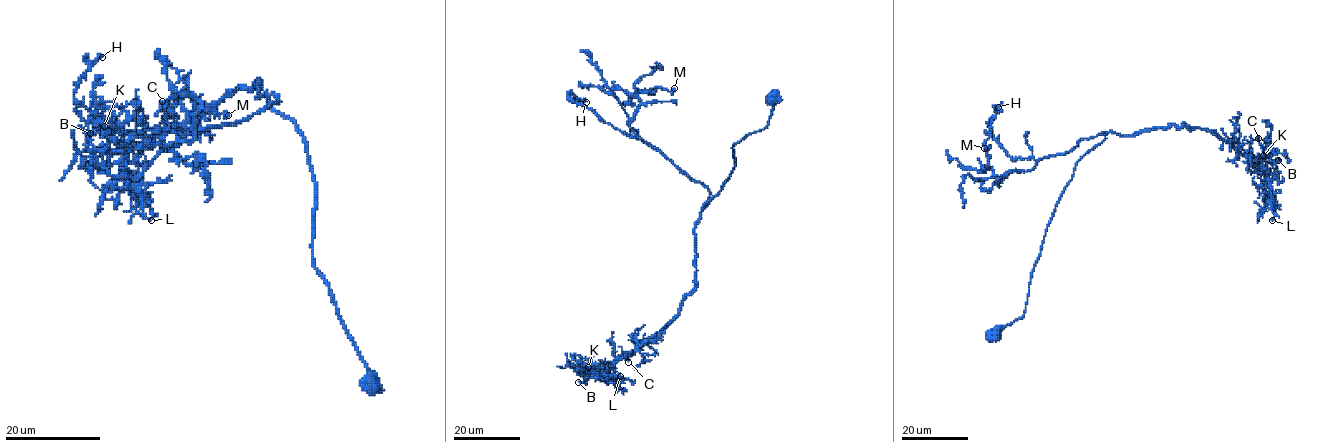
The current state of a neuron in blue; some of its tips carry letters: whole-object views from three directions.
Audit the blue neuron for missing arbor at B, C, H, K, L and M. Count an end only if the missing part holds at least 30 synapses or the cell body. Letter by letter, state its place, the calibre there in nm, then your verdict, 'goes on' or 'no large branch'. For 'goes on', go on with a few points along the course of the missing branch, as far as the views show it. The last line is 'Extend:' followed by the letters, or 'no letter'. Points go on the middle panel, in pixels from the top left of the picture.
B: at (578, 382); 110 nm thick; no large branch
C: at (628, 362); 200 nm thick; no large branch
H: at (586, 102); 240 nm thick; no large branch
K: at (588, 367); 170 nm thick; no large branch
L: at (620, 376); 200 nm thick; no large branch
M: at (674, 88); 340 nm thick; no large branch
Extend: no letter

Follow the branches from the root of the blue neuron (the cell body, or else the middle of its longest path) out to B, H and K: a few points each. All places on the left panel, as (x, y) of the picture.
B: (371, 387), (314, 263), (306, 139), (266, 92), (257, 97), (259, 83), (164, 133), (90, 133)
H: (371, 387), (314, 263), (315, 178), (278, 100), (185, 134), (120, 131), (73, 97), (102, 57)
K: (371, 387), (314, 263), (306, 139), (266, 92), (257, 97), (259, 83), (109, 153), (87, 146), (104, 126)

